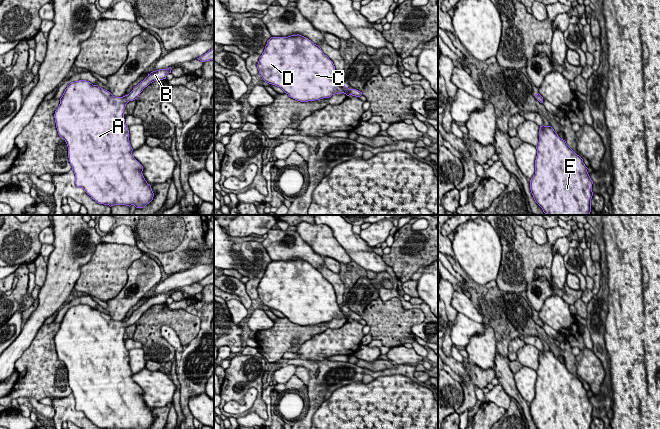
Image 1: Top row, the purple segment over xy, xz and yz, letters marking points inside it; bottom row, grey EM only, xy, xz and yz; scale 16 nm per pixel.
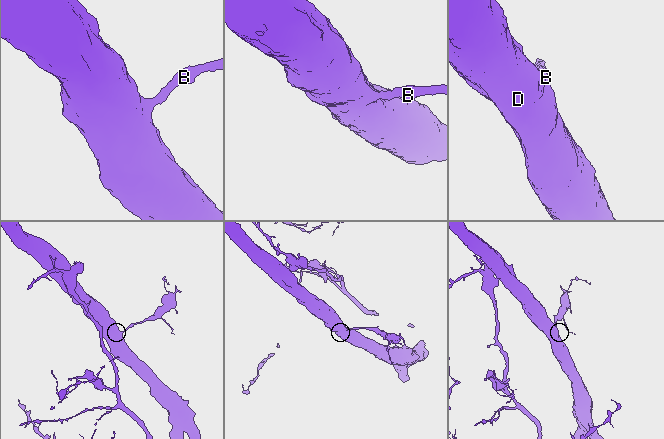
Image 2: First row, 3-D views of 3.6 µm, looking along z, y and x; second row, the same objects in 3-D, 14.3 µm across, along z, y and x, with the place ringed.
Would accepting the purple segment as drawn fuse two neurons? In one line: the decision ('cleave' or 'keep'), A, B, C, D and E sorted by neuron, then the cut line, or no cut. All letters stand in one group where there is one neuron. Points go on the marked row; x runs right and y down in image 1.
keep; groups A B C D E; cut none

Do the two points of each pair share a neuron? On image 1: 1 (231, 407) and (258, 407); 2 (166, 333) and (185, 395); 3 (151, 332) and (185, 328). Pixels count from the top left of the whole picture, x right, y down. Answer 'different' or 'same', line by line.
1: different
2: same
3: same

